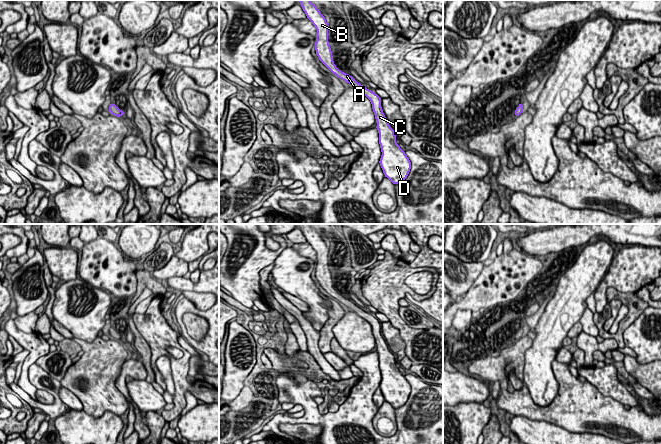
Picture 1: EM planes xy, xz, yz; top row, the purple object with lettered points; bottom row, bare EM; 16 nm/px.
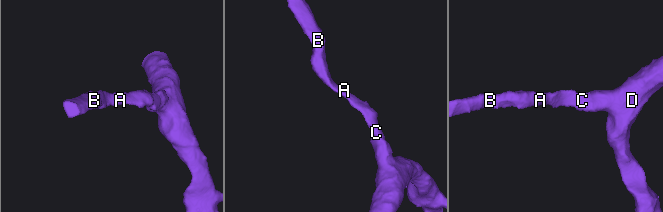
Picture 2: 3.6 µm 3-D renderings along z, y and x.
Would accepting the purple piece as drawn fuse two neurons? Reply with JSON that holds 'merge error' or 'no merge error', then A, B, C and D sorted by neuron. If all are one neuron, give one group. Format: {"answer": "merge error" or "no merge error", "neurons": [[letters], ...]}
{"answer": "no merge error", "neurons": [["A", "B", "C", "D"]]}

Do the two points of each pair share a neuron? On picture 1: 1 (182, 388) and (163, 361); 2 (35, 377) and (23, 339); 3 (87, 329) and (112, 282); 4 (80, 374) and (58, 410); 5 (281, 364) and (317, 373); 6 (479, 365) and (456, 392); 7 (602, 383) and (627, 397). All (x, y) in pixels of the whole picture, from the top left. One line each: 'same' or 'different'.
1: different
2: different
3: different
4: different
5: same
6: different
7: same

